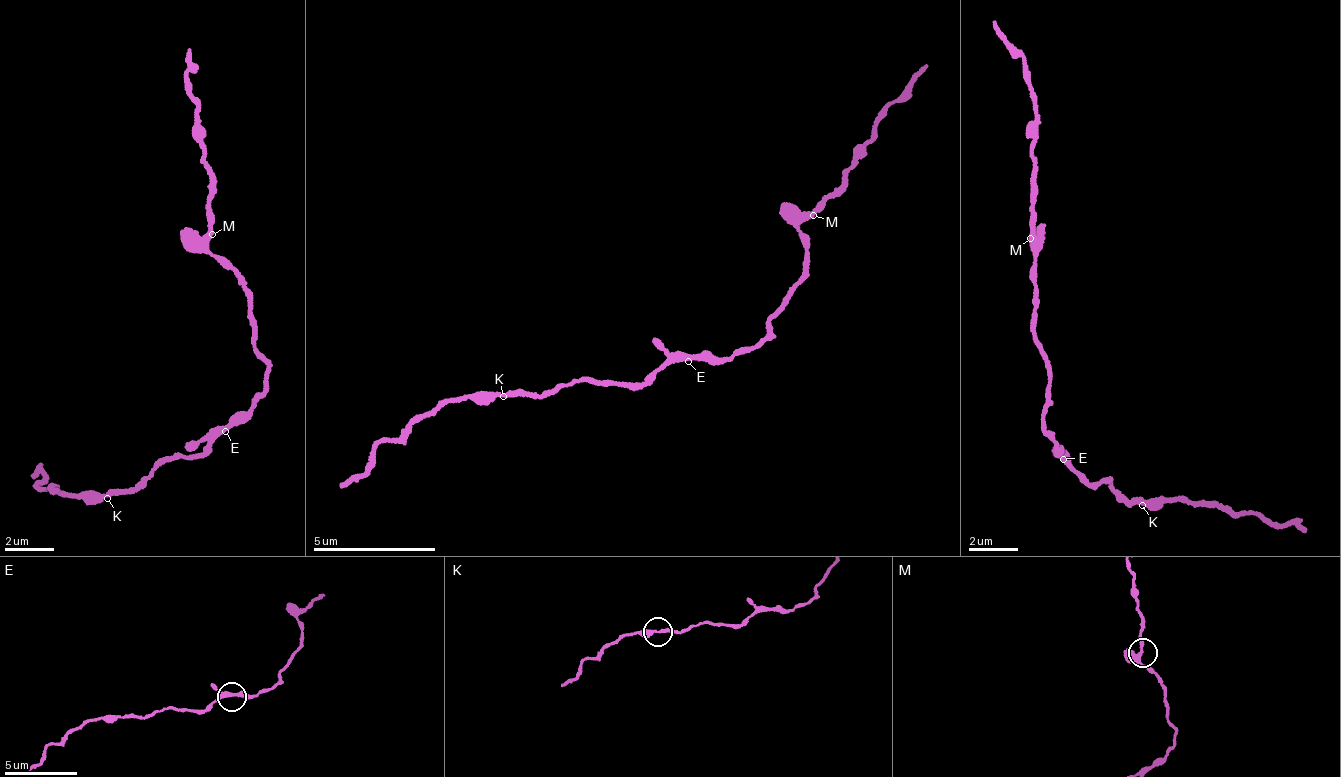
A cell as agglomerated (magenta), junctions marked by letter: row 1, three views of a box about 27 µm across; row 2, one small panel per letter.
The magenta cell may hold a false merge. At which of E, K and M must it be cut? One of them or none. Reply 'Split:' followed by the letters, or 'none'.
Split: none

